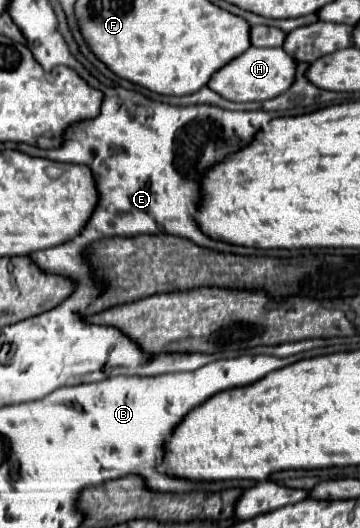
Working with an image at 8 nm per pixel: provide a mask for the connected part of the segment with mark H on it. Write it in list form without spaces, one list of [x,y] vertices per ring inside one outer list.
[[[249,47],[243,55],[227,63],[227,67],[219,69],[219,75],[211,77],[207,85],[229,101],[267,101],[273,99],[275,95],[283,95],[283,91],[287,91],[287,87],[295,83],[295,67],[297,67],[295,59],[291,59],[291,55],[287,55],[281,47],[275,49]]]

